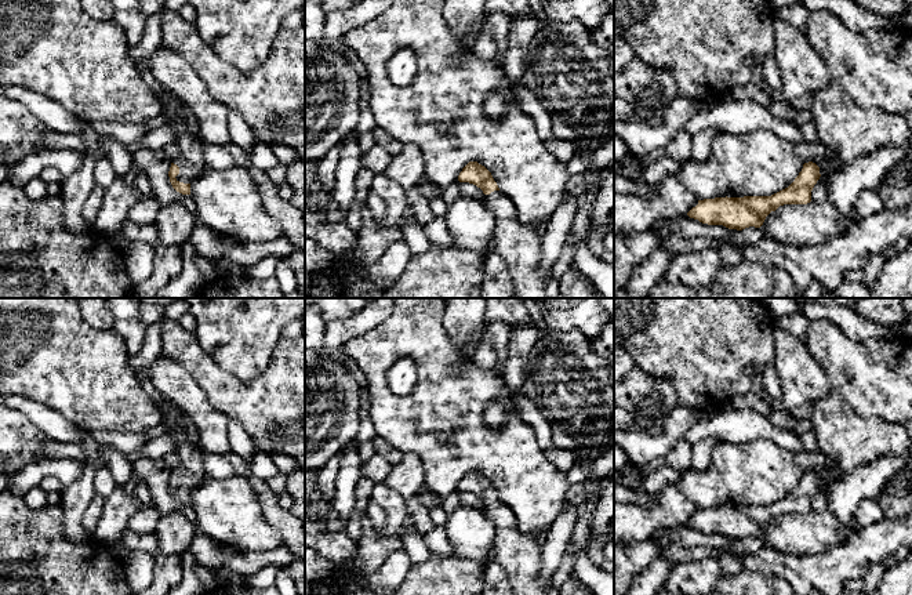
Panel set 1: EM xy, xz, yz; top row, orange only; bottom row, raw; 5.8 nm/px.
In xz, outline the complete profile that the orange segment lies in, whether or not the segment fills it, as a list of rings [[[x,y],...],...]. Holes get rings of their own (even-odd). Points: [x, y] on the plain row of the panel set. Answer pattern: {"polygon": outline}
{"polygon": [[[469,471],[458,490],[473,493],[486,504],[484,514],[495,527],[494,562],[505,569],[513,595],[546,595],[541,543],[519,530],[515,512],[499,500],[491,482],[477,471]]]}

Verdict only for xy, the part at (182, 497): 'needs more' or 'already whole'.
needs more

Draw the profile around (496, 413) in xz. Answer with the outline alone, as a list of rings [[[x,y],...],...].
[[[509,392],[509,402],[506,404],[498,400],[490,402],[487,404],[484,410],[484,421],[490,428],[497,429],[506,422],[509,411],[519,413],[519,407],[515,404],[510,392]]]

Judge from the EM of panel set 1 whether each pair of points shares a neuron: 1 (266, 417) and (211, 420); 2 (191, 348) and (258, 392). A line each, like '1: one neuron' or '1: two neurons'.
1: two neurons
2: one neuron

